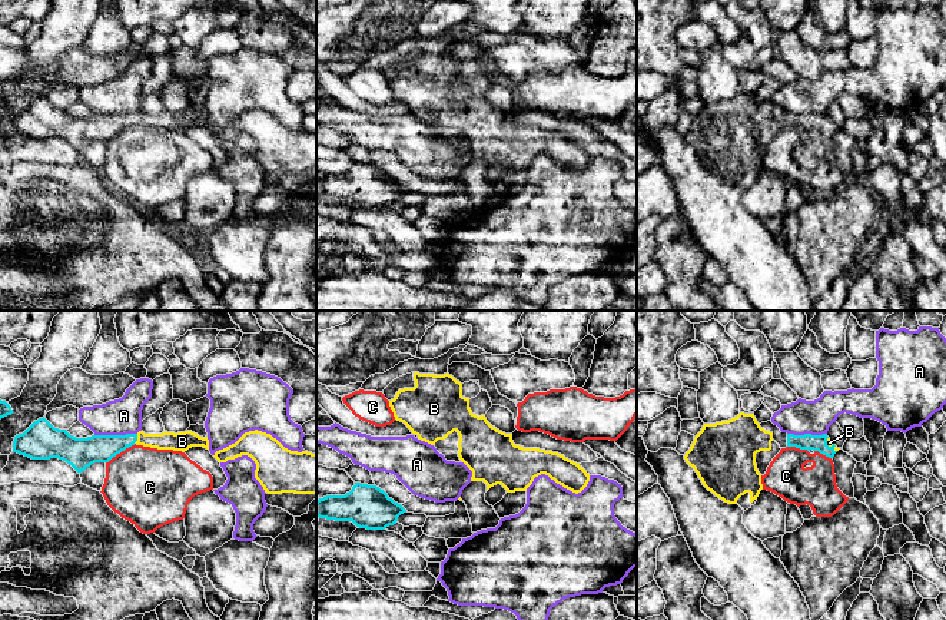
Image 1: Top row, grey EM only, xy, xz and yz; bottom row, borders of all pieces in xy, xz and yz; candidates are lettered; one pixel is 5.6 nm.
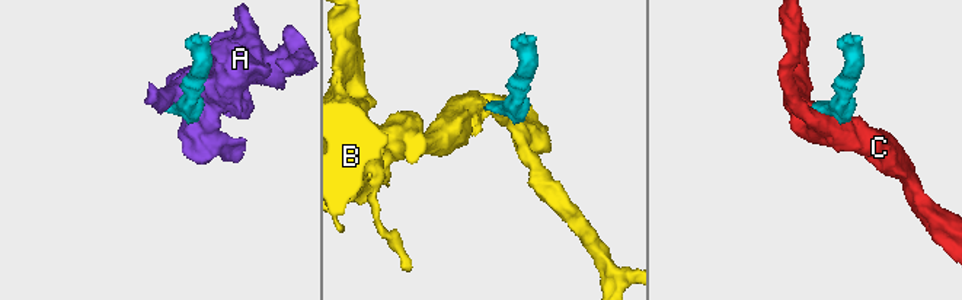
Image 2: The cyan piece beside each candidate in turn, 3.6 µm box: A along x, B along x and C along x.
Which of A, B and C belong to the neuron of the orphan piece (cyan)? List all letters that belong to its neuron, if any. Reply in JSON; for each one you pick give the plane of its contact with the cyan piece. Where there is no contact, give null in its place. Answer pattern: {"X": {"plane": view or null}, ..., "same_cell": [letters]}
{"B": {"plane": "xy"}, "same_cell": ["B"]}

